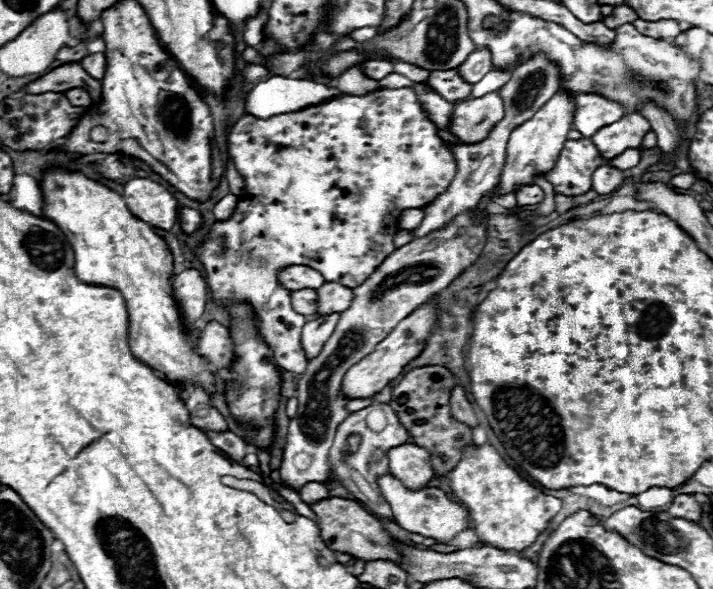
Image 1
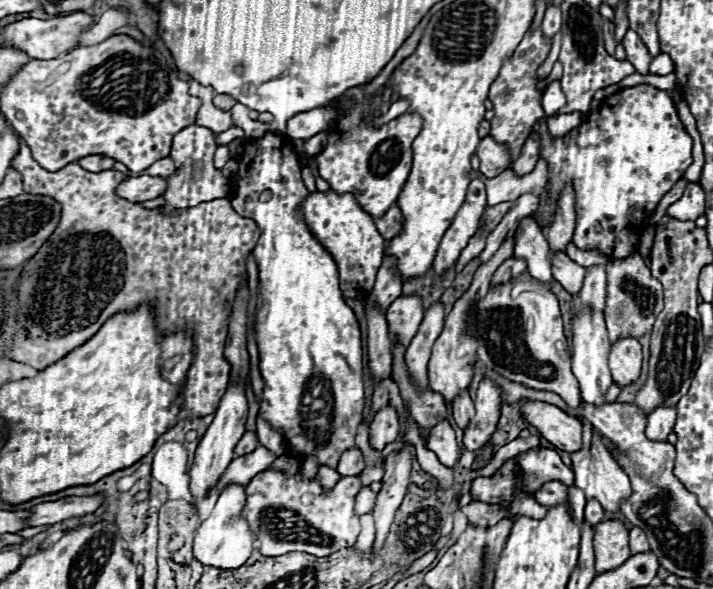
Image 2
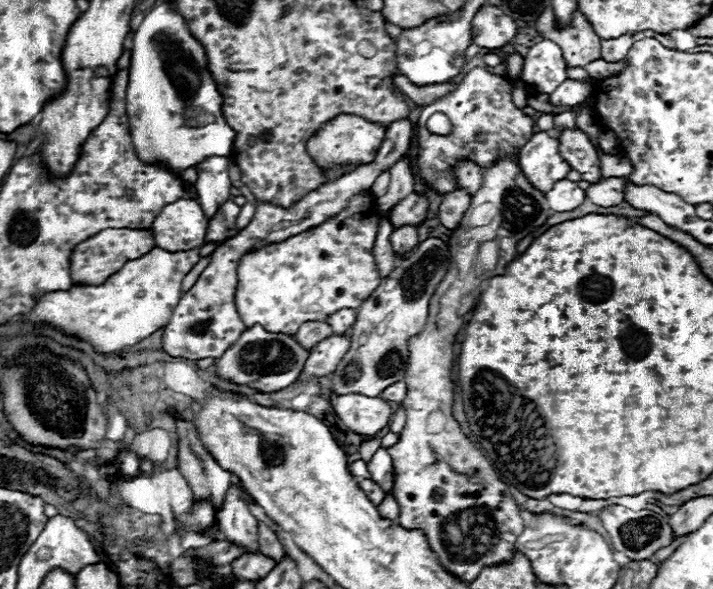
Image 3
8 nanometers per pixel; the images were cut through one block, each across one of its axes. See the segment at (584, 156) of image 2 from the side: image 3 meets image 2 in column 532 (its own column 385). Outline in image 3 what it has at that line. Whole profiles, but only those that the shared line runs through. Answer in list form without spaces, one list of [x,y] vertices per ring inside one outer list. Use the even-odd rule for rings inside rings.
[[[340,114],[332,120],[328,120],[308,140],[306,152],[312,156],[312,160],[318,164],[320,170],[328,170],[332,166],[336,166],[336,168],[346,166],[346,172],[350,172],[362,164],[370,164],[376,158],[376,154],[382,146],[382,140],[384,140],[384,132],[386,132],[386,128],[382,124],[370,122],[370,120],[356,116],[356,114]]]

